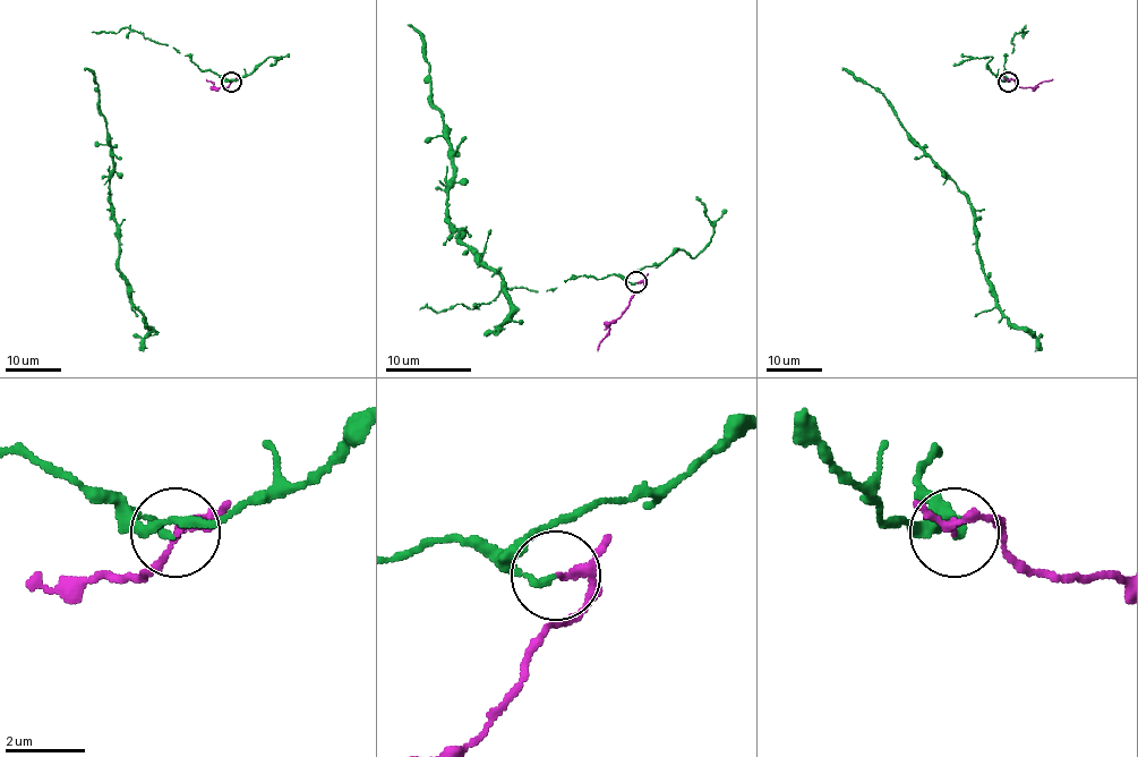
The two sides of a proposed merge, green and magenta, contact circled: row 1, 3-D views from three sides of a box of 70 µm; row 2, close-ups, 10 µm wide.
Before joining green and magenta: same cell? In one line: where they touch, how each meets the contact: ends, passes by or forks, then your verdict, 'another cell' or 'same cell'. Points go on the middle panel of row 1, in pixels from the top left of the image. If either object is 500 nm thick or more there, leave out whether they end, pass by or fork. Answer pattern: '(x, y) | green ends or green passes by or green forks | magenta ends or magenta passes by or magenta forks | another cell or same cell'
(636, 282) | green ends | magenta passes by | another cell

